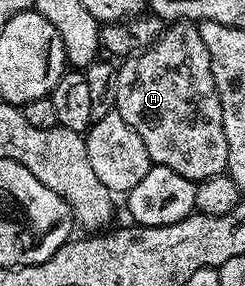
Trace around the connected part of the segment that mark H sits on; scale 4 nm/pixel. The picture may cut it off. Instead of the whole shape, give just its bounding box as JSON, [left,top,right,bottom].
[115,22,227,181]

